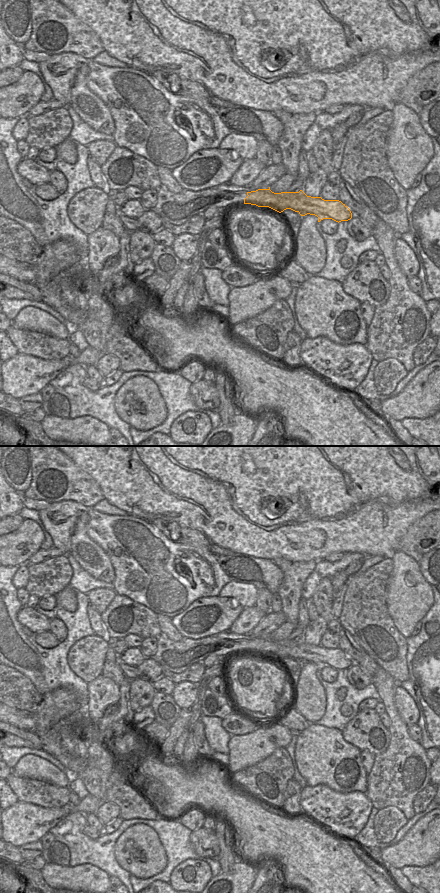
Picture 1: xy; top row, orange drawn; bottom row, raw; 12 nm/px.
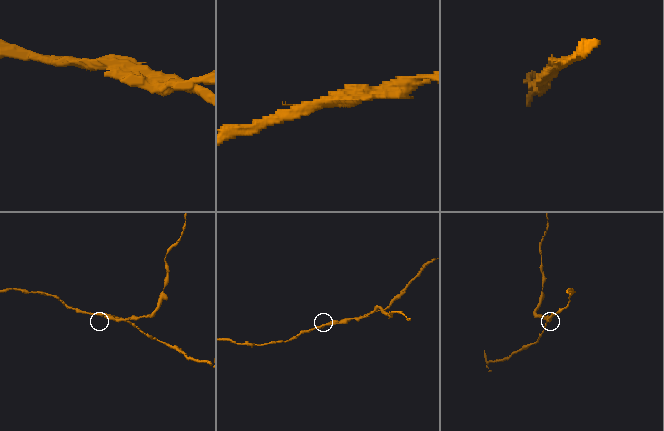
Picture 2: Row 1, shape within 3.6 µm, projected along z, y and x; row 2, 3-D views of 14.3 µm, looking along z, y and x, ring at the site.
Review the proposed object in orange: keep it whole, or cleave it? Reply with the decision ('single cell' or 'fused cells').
fused cells

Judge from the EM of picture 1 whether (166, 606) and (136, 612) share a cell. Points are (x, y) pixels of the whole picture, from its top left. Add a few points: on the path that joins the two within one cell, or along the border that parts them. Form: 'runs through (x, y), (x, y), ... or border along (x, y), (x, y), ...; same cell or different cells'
border along (129, 598), (148, 607), (156, 615); different cells

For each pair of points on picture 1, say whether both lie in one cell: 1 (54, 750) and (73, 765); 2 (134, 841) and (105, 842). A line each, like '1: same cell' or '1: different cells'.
1: same cell
2: different cells

